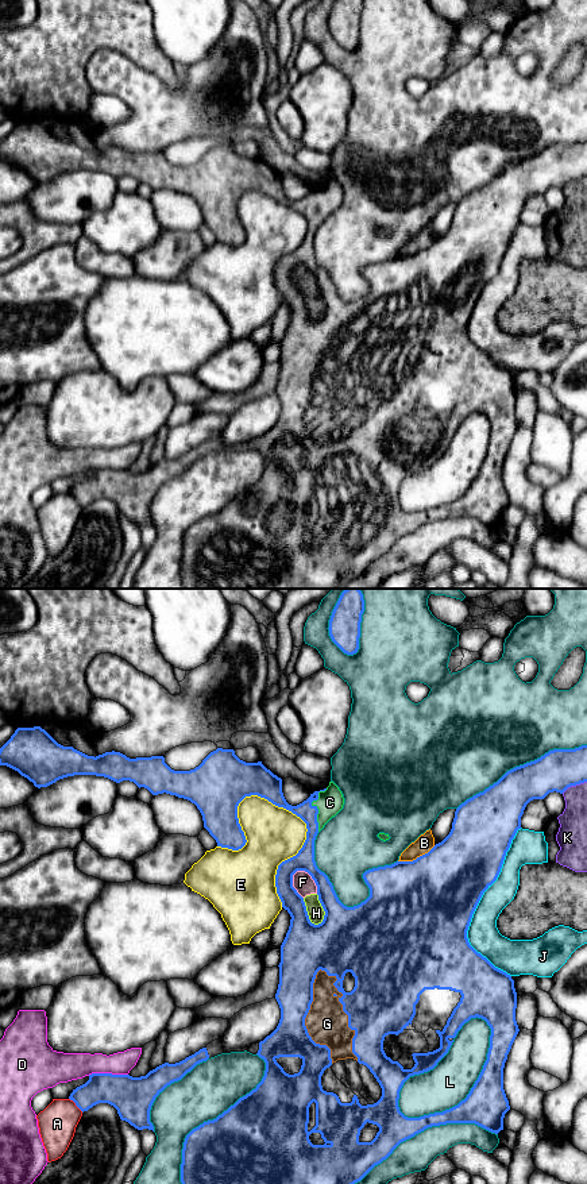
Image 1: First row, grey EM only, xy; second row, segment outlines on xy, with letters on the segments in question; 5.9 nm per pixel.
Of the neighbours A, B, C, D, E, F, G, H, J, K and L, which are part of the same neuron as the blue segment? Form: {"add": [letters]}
{"add": ["C", "G"]}

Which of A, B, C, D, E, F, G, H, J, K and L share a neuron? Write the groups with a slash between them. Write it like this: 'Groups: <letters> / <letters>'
Groups: A / B F H K / C G / D / E / J / L

